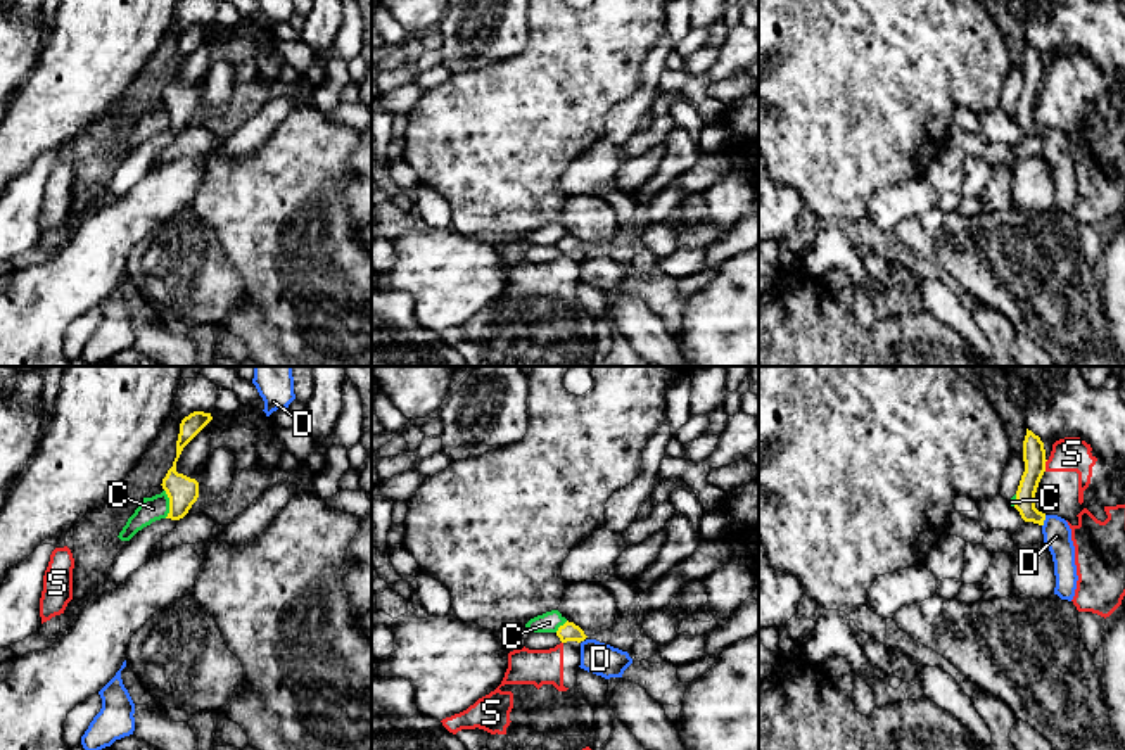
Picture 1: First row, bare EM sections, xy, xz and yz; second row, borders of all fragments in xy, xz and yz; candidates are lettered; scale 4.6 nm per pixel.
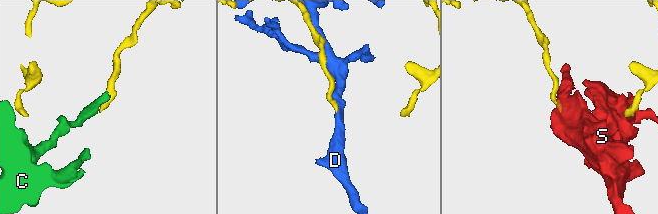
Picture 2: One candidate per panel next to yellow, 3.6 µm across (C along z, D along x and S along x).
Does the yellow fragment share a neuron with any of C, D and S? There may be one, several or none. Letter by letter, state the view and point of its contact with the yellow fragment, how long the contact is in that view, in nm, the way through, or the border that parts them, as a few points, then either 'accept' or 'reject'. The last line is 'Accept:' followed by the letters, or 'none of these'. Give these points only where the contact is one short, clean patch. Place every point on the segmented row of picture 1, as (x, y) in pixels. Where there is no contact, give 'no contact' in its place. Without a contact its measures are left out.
C: xy (170, 503) | 140 nm | along xy (165, 489), (168, 498), (166, 517) | reject
D: yz (1044, 519) | 60 nm | reject
S: yz (1044, 465) | 60 nm | along yz (1048, 460), (1044, 470) | reject
Accept: none of these

